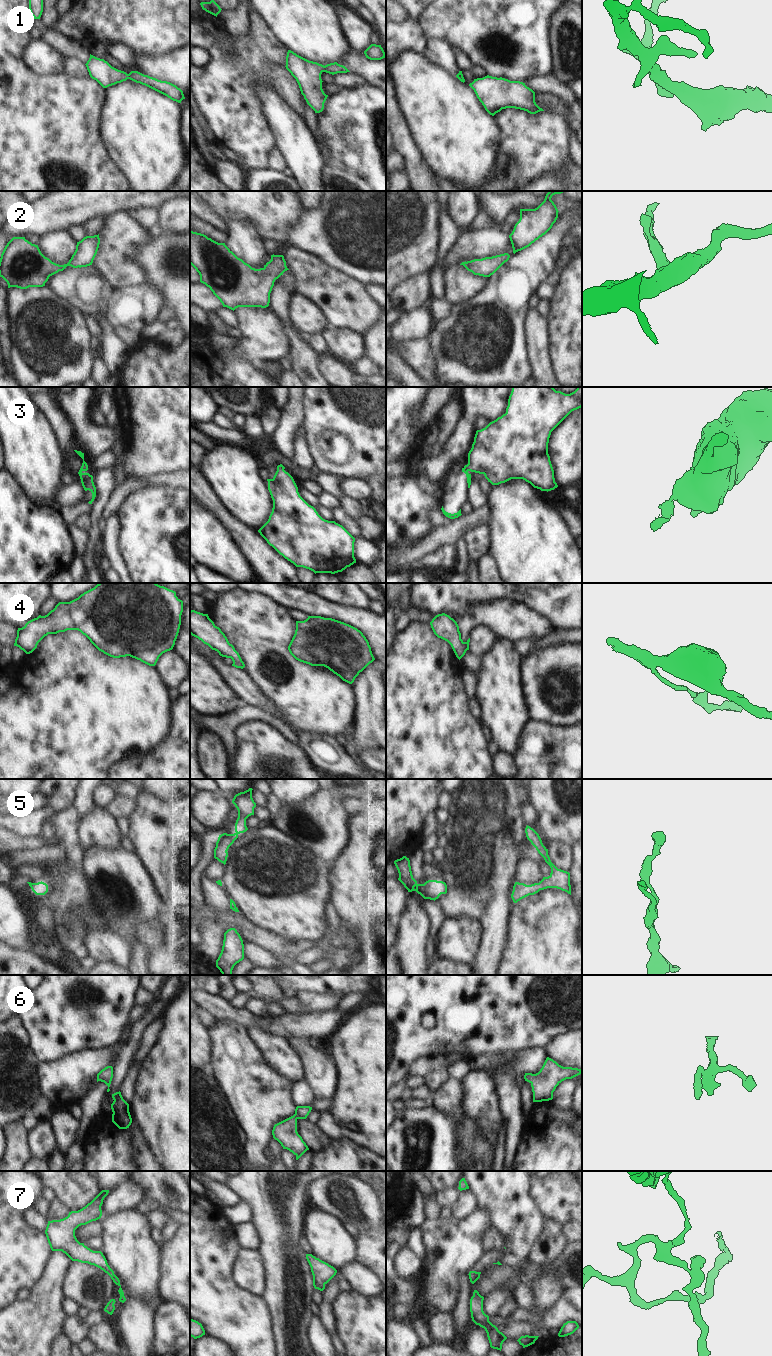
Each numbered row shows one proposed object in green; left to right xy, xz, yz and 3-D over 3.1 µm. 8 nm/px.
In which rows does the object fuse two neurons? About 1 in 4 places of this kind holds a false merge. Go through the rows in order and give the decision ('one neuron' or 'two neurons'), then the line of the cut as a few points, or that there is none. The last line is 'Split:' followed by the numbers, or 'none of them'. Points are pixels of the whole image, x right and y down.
1: one neuron | no cut
2: one neuron | no cut
3: one neuron | no cut
4: one neuron | no cut
5: one neuron | no cut
6: one neuron | no cut
7: one neuron | no cut
Split: none of them

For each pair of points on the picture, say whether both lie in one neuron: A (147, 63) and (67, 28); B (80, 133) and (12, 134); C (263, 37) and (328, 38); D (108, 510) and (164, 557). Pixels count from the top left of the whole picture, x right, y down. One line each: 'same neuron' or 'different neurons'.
A: different neurons
B: same neuron
C: different neurons
D: different neurons

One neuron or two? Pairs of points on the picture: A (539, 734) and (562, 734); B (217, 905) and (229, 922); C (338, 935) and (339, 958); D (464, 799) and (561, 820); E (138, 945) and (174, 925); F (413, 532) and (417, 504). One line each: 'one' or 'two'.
A: one
B: two
C: one
D: two
E: two
F: one

